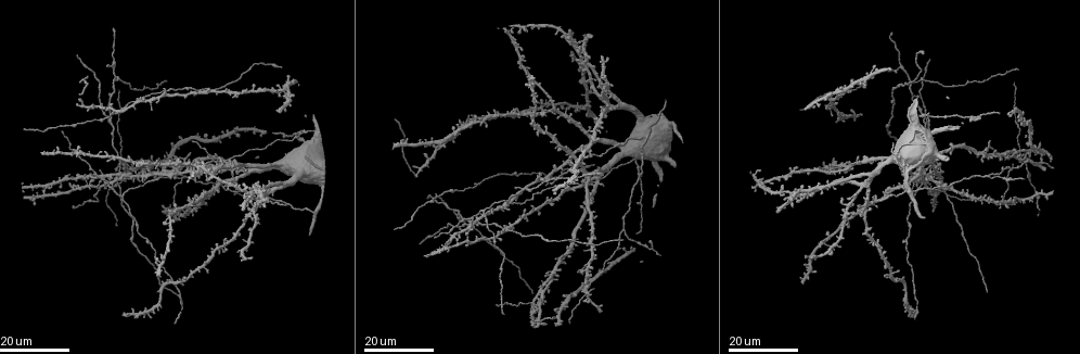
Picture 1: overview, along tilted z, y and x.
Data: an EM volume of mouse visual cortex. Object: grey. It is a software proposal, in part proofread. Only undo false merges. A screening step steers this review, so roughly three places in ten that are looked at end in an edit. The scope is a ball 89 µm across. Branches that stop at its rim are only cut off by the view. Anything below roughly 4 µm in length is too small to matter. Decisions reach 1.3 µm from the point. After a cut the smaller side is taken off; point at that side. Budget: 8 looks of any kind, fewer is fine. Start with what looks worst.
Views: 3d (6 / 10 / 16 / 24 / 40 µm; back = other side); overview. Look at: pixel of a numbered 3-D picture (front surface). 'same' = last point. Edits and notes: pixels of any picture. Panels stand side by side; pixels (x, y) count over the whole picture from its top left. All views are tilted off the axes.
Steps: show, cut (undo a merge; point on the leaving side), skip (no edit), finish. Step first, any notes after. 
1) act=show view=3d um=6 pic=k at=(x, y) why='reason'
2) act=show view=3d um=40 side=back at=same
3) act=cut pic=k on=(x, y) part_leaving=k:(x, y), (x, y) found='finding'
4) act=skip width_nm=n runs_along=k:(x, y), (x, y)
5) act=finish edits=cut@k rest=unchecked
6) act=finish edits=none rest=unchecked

act=show view=3d um=16 pic=1 at=(299, 132) why='four arms meet'

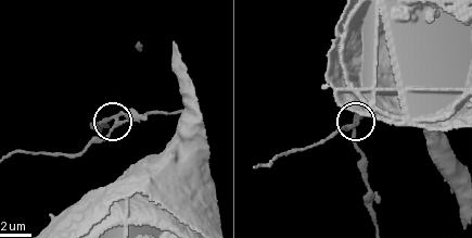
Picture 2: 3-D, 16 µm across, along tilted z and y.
act=show view=3d um=6 pic=2 at=(354, 116)

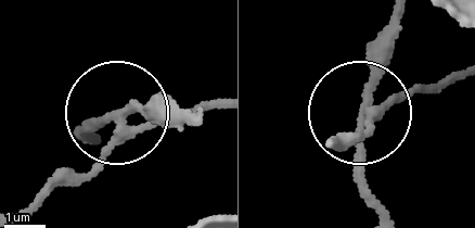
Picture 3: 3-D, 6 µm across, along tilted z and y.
act=cut pic=3 on=(159, 102) width_nm=210 found='two neurons meet here'

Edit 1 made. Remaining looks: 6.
act=show view=overview why='redraw'

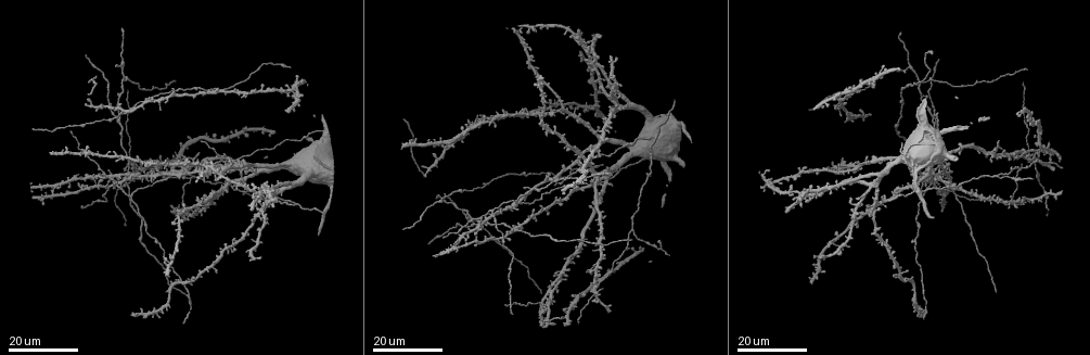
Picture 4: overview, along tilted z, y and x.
act=show view=3d um=16 pic=4 at=(110, 178) why='four-way junction'

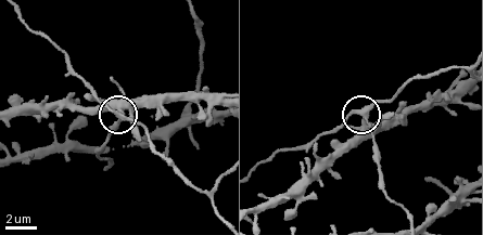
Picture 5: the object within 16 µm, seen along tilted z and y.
act=show view=3d um=10 pic=5 at=(366, 120)

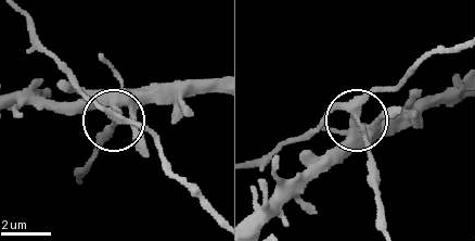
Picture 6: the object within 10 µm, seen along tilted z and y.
act=show view=3d um=6 pic=6 at=(359, 121)

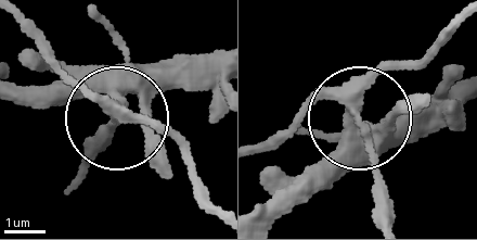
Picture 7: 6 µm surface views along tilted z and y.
act=skip arms=4 found='all the same neuron'

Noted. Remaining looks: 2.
act=show view=3d um=24 pic=4 at=(631, 229) why='a fork'

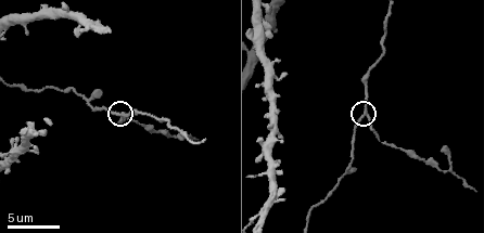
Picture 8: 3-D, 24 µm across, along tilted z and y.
act=show view=3d um=6 pic=8 at=(367, 115) why='closer look'

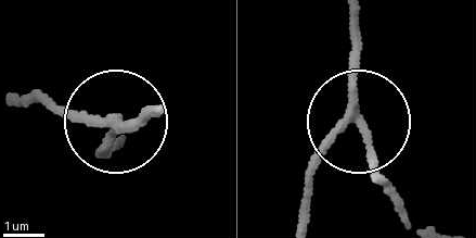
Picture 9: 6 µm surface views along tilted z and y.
act=skip side_arm_um=16 runs_along=9:(158, 113), (114, 126), (106, 145), (117, 151) found='all the same neuron'

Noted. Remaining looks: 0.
act=finish edits=cut@3 rest=unchecked

